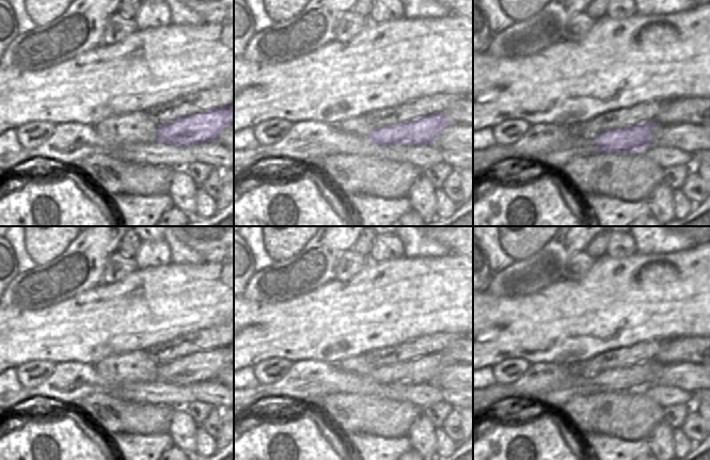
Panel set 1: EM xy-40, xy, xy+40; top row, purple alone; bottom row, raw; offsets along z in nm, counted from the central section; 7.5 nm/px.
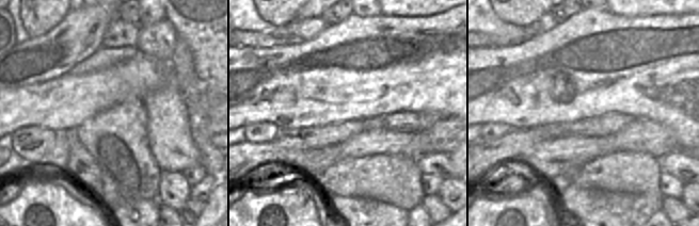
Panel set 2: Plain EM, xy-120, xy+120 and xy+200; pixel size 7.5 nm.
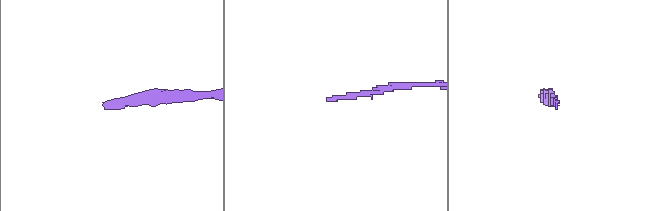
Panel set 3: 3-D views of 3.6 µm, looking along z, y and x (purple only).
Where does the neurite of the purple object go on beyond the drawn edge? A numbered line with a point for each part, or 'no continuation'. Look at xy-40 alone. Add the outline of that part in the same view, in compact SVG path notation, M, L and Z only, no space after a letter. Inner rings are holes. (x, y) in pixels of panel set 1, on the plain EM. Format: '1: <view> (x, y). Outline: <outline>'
no continuation

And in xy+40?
1: xy+40 (555, 398). Outline: M578 385L569 392L552 392L543 396L539 396L535 401L548 405L550 407L561 408L571 398L575 396L588 396L590 394L598 394L598 386L595 385Z

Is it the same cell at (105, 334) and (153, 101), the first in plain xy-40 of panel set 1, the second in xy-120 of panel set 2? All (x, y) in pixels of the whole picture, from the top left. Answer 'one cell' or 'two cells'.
two cells

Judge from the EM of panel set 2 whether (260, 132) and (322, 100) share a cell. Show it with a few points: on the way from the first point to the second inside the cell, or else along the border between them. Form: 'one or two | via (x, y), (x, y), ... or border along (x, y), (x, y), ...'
two | border along (249, 125), (272, 123), (280, 129)

